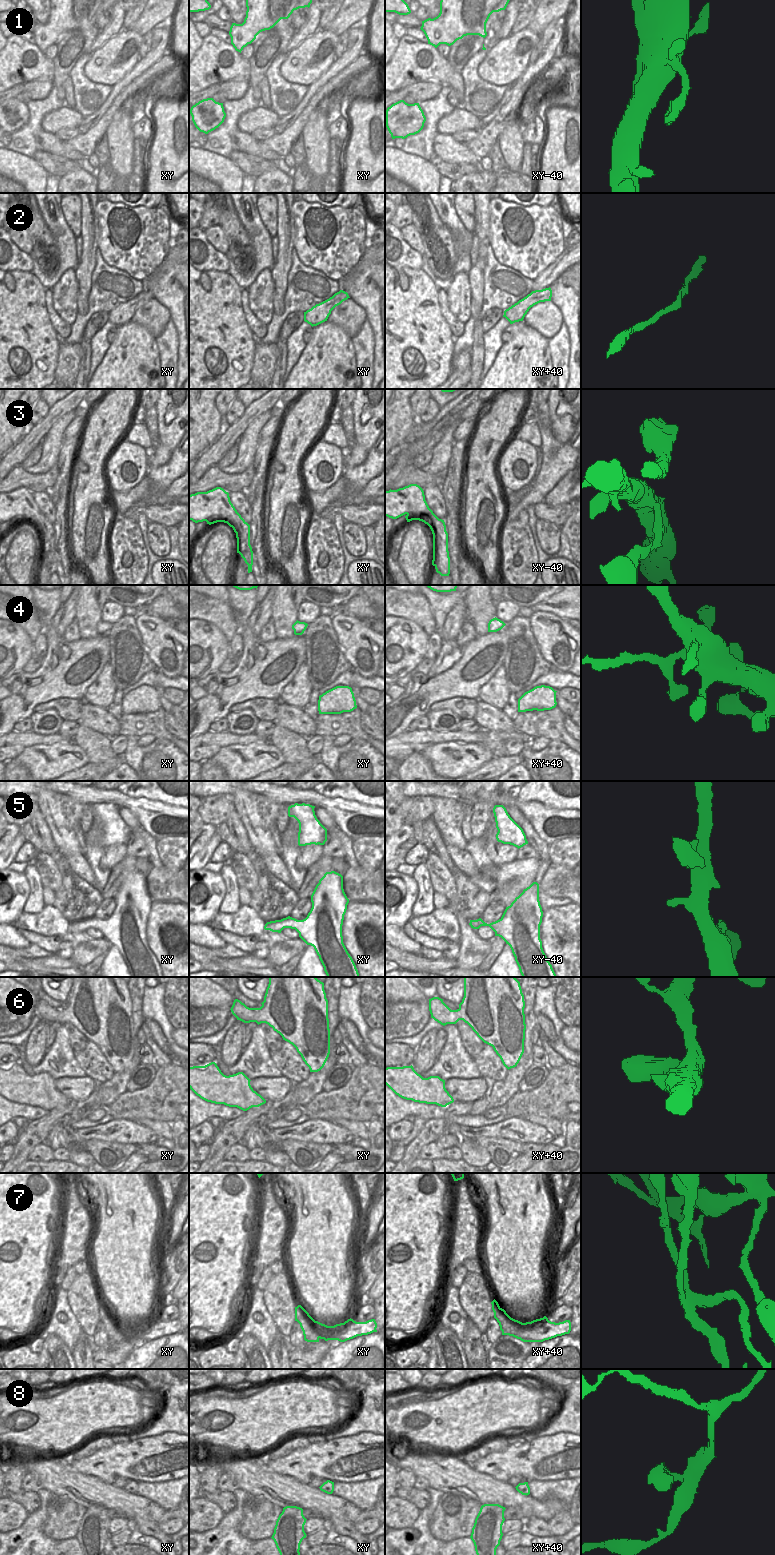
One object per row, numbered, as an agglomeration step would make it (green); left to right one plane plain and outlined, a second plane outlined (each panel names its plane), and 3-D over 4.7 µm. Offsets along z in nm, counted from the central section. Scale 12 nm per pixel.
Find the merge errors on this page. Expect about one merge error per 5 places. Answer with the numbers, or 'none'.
4, 5, 7

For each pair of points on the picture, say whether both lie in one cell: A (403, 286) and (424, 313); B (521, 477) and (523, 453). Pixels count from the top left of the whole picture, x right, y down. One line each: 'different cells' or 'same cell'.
A: same cell
B: same cell

